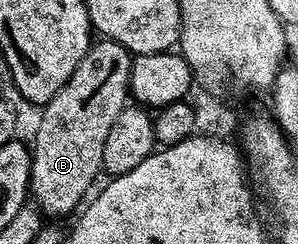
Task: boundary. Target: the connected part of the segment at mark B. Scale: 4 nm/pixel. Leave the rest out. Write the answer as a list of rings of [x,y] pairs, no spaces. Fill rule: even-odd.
[[[100,38],[92,42],[85,57],[81,57],[81,65],[73,69],[73,77],[65,81],[65,85],[48,103],[42,104],[43,116],[39,119],[39,128],[35,131],[35,143],[33,142],[31,152],[30,189],[34,206],[42,214],[44,211],[47,215],[67,215],[75,206],[78,208],[88,198],[87,190],[90,189],[91,182],[101,175],[103,165],[101,149],[105,149],[105,136],[109,134],[113,120],[129,103],[129,69],[132,58],[131,52],[125,49],[125,45],[117,41]]]

